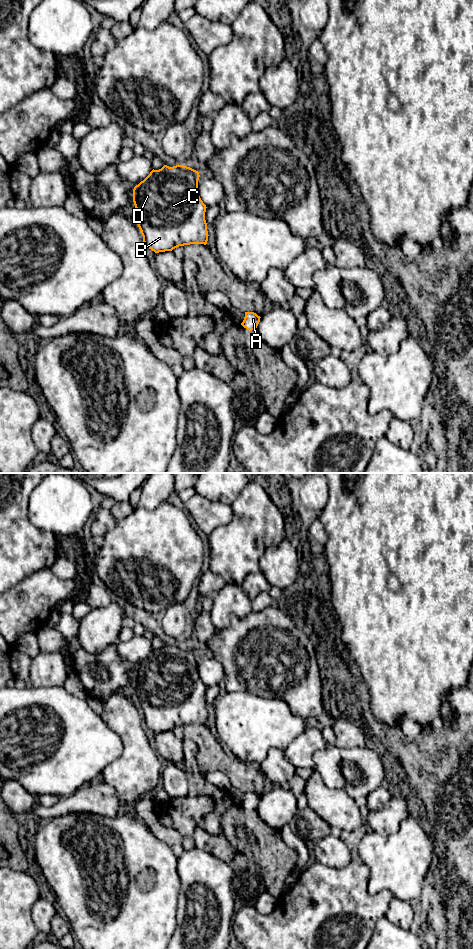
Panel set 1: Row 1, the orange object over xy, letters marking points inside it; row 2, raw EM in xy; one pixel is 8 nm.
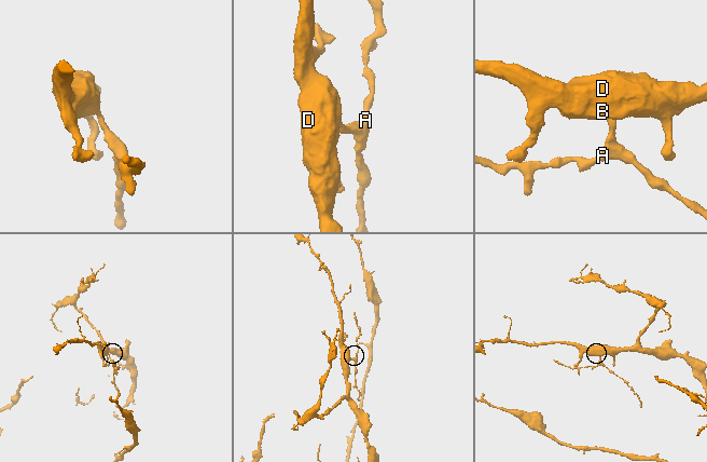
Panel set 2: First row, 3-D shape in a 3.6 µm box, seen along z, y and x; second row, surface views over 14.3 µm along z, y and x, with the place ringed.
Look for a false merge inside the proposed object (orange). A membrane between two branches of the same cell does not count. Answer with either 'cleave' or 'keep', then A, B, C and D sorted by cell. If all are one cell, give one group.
keep; groups A B C D

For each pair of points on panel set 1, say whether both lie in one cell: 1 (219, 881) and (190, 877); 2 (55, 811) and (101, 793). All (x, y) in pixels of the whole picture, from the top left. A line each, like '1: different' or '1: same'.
1: same
2: same

